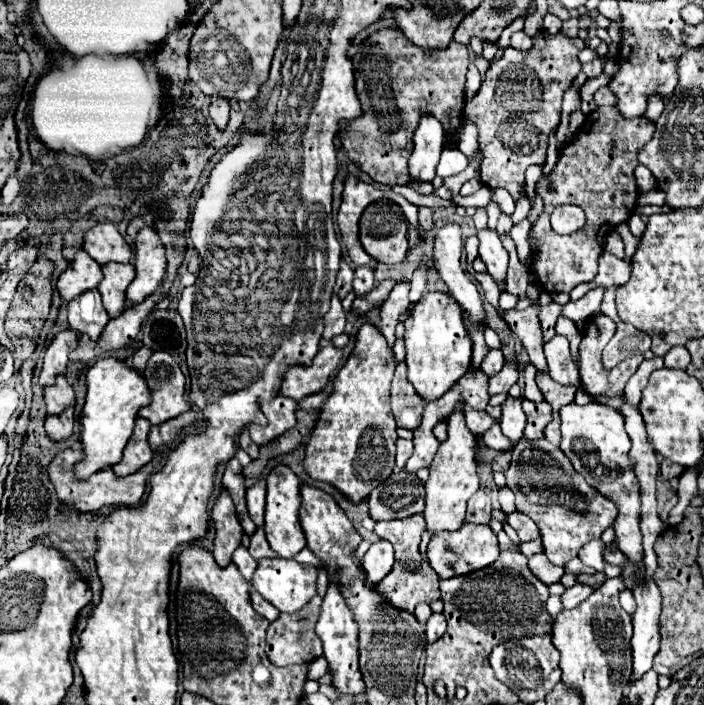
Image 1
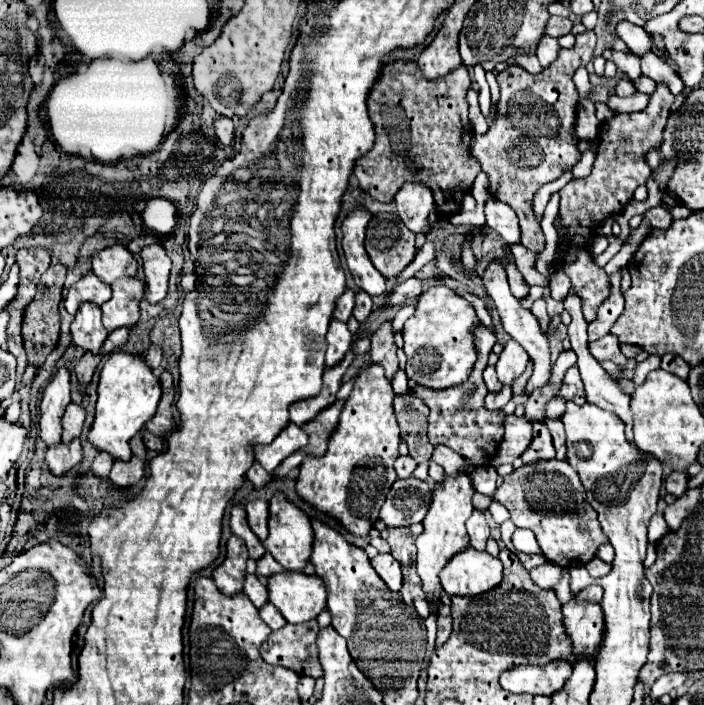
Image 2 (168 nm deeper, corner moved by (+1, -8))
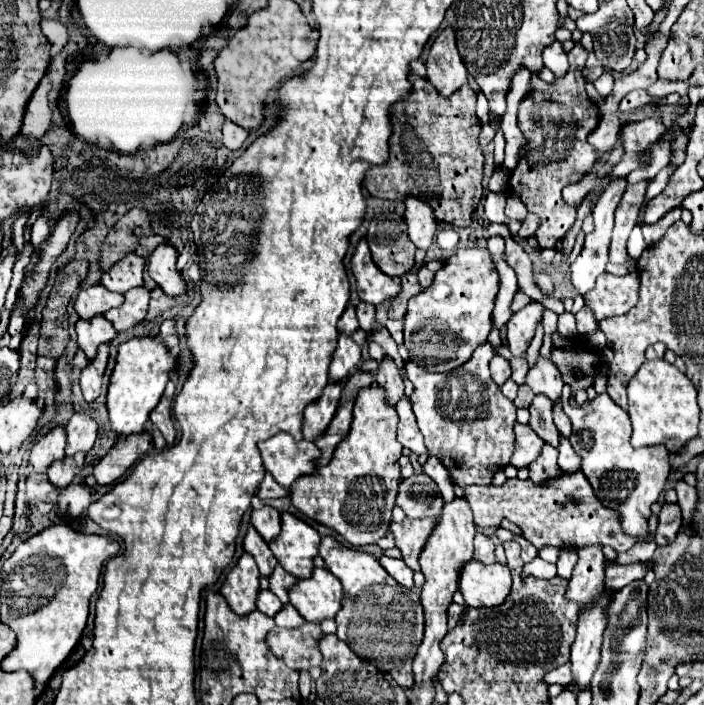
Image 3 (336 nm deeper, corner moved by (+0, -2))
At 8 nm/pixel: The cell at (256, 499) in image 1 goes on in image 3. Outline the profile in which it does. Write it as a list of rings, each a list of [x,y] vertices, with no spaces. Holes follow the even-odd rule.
[[[265,506],[261,510],[253,510],[251,524],[255,526],[255,530],[261,534],[261,538],[265,542],[271,542],[281,532],[281,512],[277,512],[271,506]]]

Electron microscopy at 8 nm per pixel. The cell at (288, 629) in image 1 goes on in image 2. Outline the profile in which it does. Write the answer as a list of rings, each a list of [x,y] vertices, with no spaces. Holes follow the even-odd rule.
[[[308,620],[304,624],[286,624],[284,628],[272,632],[260,648],[260,656],[268,664],[284,666],[300,676],[322,676],[322,666],[318,660],[316,636],[318,622]]]

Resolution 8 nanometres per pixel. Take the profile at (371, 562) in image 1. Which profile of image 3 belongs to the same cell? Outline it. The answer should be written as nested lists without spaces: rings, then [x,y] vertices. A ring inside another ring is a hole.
[[[381,556],[379,558],[381,566],[405,588],[413,590],[413,570],[403,562],[403,560],[395,560],[395,558],[389,558],[389,556]]]

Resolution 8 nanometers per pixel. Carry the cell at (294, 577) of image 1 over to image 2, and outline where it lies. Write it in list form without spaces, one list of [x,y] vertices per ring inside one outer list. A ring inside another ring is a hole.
[[[278,572],[268,576],[268,598],[290,624],[300,624],[316,618],[326,608],[324,582],[314,574]]]

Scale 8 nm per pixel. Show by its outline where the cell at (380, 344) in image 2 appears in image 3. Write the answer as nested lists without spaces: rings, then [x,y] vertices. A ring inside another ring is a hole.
[[[385,358],[379,364],[375,384],[385,390],[385,400],[389,406],[395,406],[403,398],[403,380],[401,380],[399,370],[391,358]]]

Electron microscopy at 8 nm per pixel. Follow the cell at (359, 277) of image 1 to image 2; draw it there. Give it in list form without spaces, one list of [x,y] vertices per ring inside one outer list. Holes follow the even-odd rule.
[[[360,290],[356,294],[356,306],[354,306],[354,312],[352,314],[356,316],[358,322],[364,322],[370,312],[372,312],[372,298],[364,290]]]

